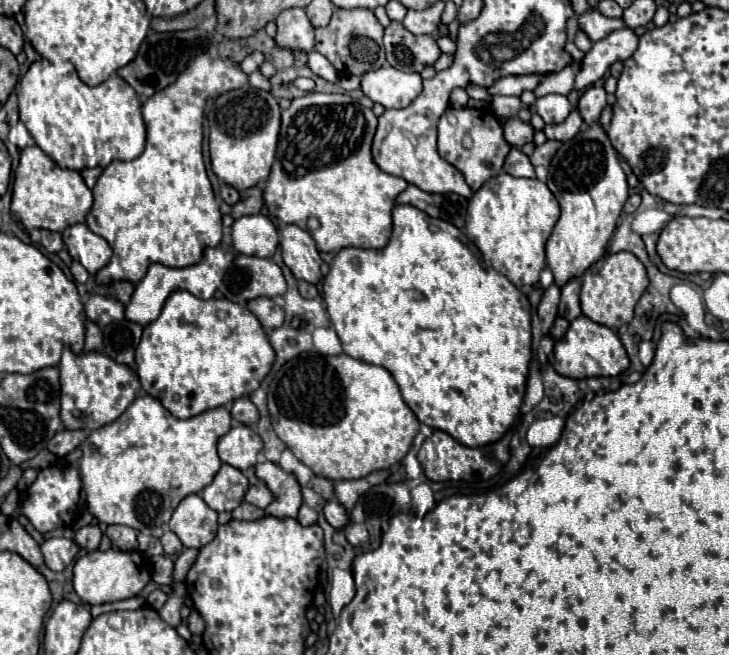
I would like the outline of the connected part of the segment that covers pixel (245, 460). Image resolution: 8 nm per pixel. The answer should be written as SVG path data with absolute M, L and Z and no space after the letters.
M234 424L226 436L218 442L218 456L222 462L246 470L256 464L256 456L262 450L262 438L244 424Z

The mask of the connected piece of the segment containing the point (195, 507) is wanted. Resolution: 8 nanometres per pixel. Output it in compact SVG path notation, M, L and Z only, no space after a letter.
M190 494L174 510L168 528L186 548L202 548L216 536L218 514L204 504L200 494Z

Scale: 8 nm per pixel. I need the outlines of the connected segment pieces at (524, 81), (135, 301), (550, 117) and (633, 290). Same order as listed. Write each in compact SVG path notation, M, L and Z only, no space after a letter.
M528 74L528 76L504 76L500 80L496 80L496 84L492 84L488 88L490 96L496 94L512 94L512 96L520 96L524 90L534 90L538 86L538 82L542 80L540 74Z
M218 244L214 248L206 248L204 254L202 254L202 260L198 264L192 264L192 266L186 266L186 268L170 268L170 266L164 266L164 264L150 264L146 276L136 284L136 290L134 290L128 306L126 306L126 318L132 320L132 322L138 322L142 326L150 324L152 320L156 320L156 316L160 314L166 298L174 290L188 290L198 298L212 298L214 292L218 290L218 286L222 284L224 272L230 268L234 258L236 258L236 252Z
M548 94L536 100L534 110L544 118L546 124L560 124L568 118L572 106L566 96L562 94Z
M632 252L608 254L596 264L592 264L582 276L582 292L580 292L582 314L598 324L618 330L620 326L632 320L634 306L646 288L648 288L646 268Z

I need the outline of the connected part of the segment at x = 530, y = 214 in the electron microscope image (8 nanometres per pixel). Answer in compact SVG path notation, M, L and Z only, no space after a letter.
M498 174L488 180L468 202L466 236L478 246L488 266L512 280L514 286L538 284L540 272L546 266L544 246L560 218L560 206L550 188L538 178L516 178L512 174Z

